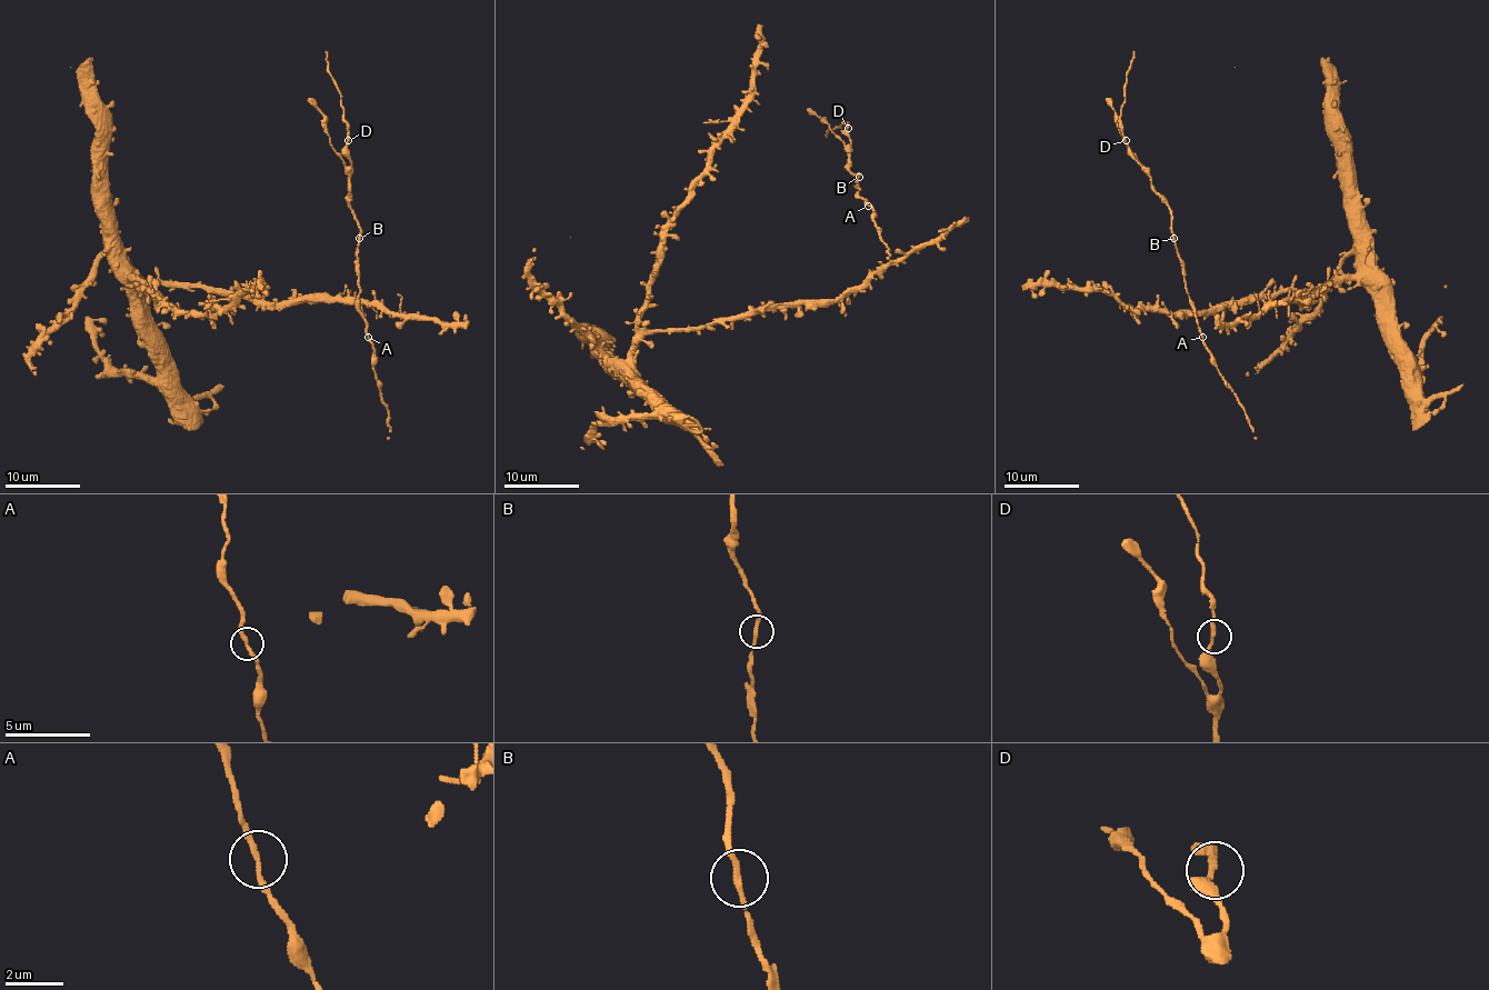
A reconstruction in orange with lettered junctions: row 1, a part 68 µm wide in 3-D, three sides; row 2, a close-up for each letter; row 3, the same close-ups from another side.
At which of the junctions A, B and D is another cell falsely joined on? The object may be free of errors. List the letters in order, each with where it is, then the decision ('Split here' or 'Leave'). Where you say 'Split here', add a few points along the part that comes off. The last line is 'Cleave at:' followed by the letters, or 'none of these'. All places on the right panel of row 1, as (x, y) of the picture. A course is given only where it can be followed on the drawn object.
A: Place: (1202, 337). Leave
B: Place: (1173, 238). Leave
D: Place: (1126, 140). Leave
Cleave at: none of these

